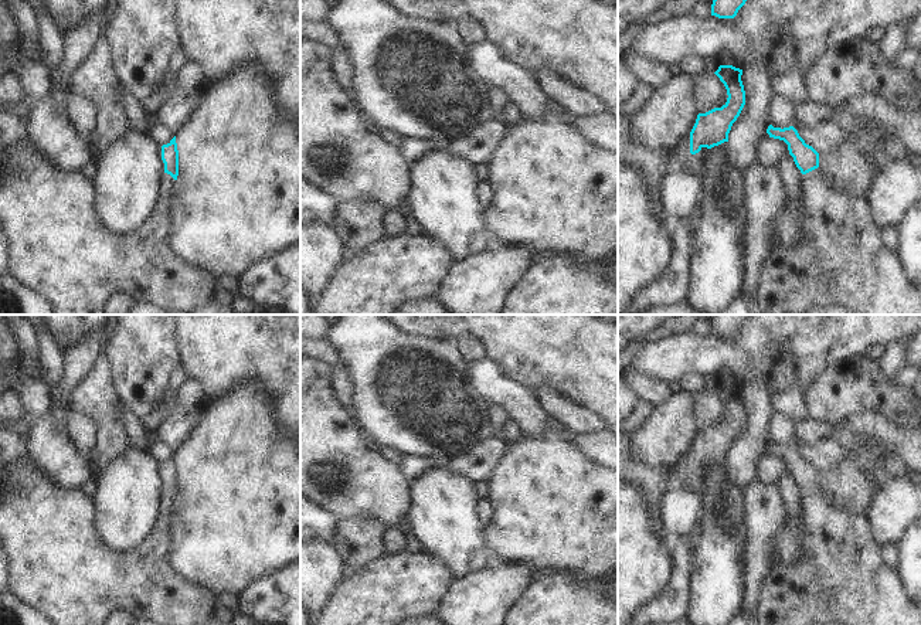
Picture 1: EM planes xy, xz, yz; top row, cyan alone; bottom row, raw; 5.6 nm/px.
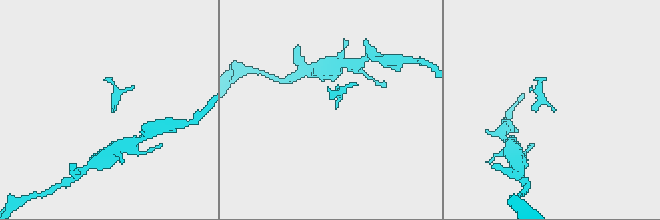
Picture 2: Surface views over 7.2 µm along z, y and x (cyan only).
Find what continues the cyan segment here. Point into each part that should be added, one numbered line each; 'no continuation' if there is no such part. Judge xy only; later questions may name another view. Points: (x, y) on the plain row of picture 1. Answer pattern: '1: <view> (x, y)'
1: xy (60, 564)

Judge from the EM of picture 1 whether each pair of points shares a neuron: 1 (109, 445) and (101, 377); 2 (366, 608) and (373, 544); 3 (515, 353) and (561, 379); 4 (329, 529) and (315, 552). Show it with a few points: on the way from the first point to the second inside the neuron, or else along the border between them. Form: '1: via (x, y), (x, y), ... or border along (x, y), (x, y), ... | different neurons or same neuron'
1: via (109, 428), (109, 417), (101, 394) | same neuron
2: border along (386, 553), (356, 570) | different neurons
3: via (526, 353), (536, 353), (550, 367) | same neuron
4: border along (315, 539), (335, 546) | different neurons

